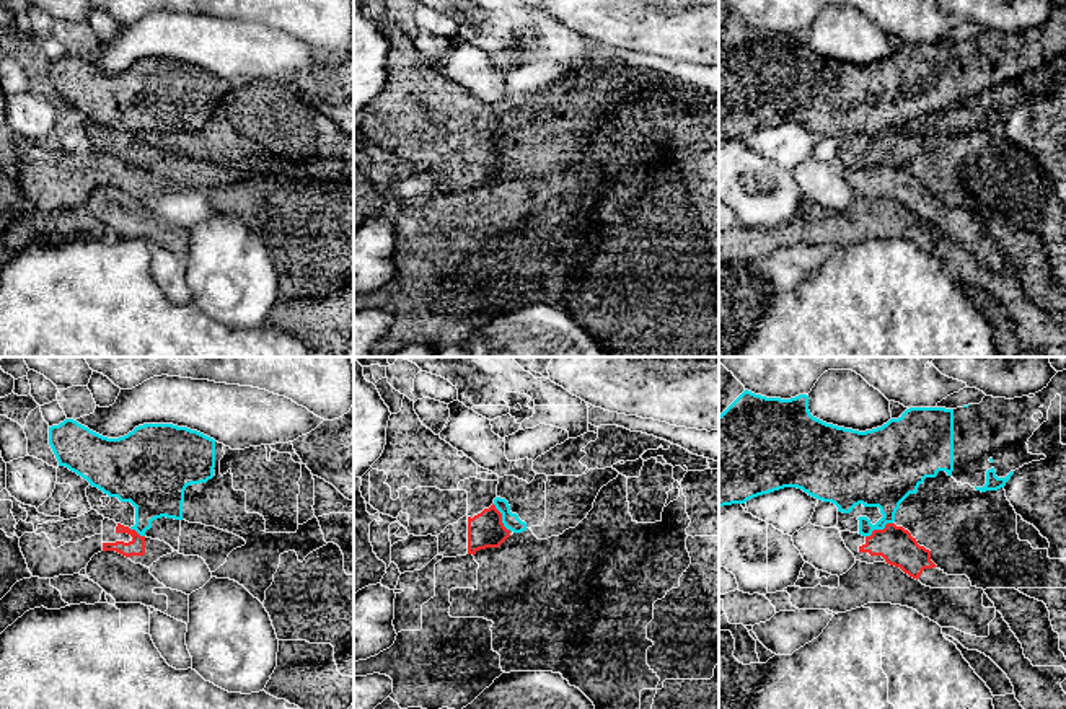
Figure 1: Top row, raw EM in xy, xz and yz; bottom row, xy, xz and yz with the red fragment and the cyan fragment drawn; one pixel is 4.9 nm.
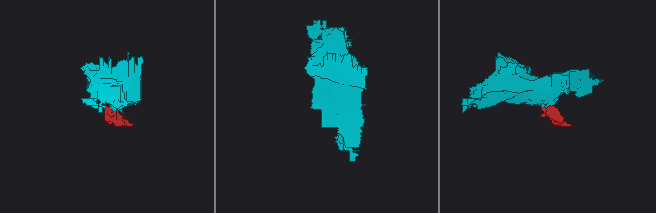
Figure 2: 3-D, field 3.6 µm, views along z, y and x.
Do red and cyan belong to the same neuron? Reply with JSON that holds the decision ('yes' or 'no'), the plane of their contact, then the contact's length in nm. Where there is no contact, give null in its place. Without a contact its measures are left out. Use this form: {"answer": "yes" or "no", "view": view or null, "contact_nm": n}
{"answer": "no", "view": "yz", "contact_nm": 150}

